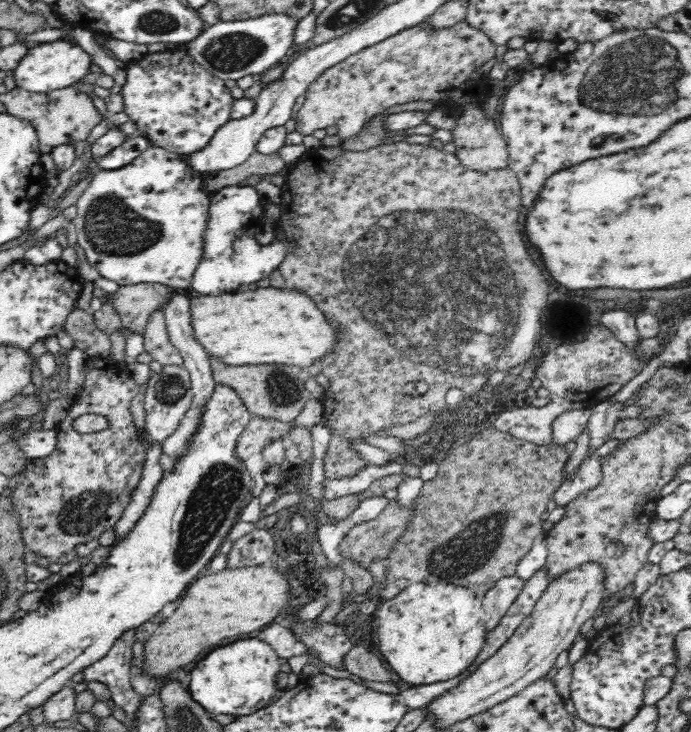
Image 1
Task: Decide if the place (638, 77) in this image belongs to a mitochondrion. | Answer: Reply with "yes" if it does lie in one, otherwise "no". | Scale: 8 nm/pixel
yes

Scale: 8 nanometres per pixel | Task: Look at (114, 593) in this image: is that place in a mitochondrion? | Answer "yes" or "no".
no

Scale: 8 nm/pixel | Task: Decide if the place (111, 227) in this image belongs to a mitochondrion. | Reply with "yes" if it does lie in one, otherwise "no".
yes

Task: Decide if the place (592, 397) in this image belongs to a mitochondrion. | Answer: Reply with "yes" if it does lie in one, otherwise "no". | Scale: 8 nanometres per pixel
no

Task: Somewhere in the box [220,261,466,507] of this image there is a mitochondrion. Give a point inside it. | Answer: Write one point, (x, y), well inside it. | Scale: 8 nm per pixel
(282, 390)

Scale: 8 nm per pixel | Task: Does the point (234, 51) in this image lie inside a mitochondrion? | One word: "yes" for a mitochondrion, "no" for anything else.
yes

